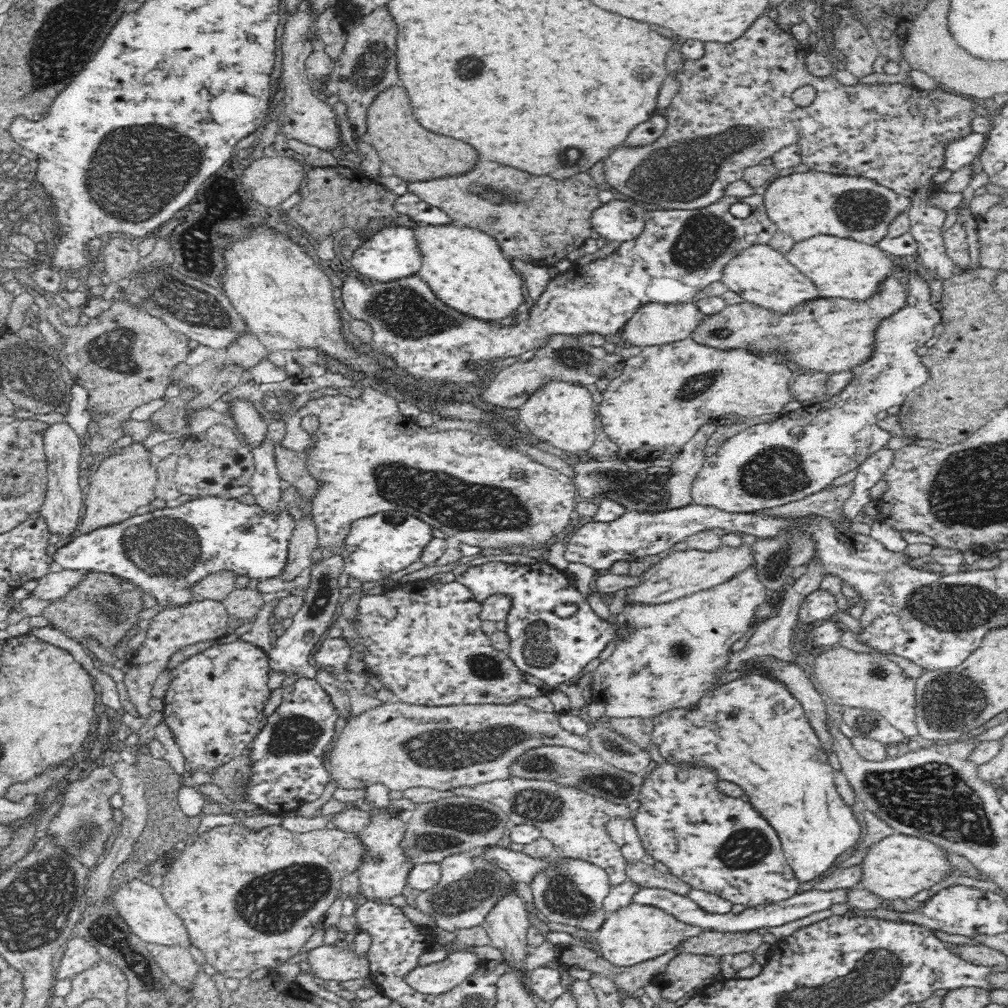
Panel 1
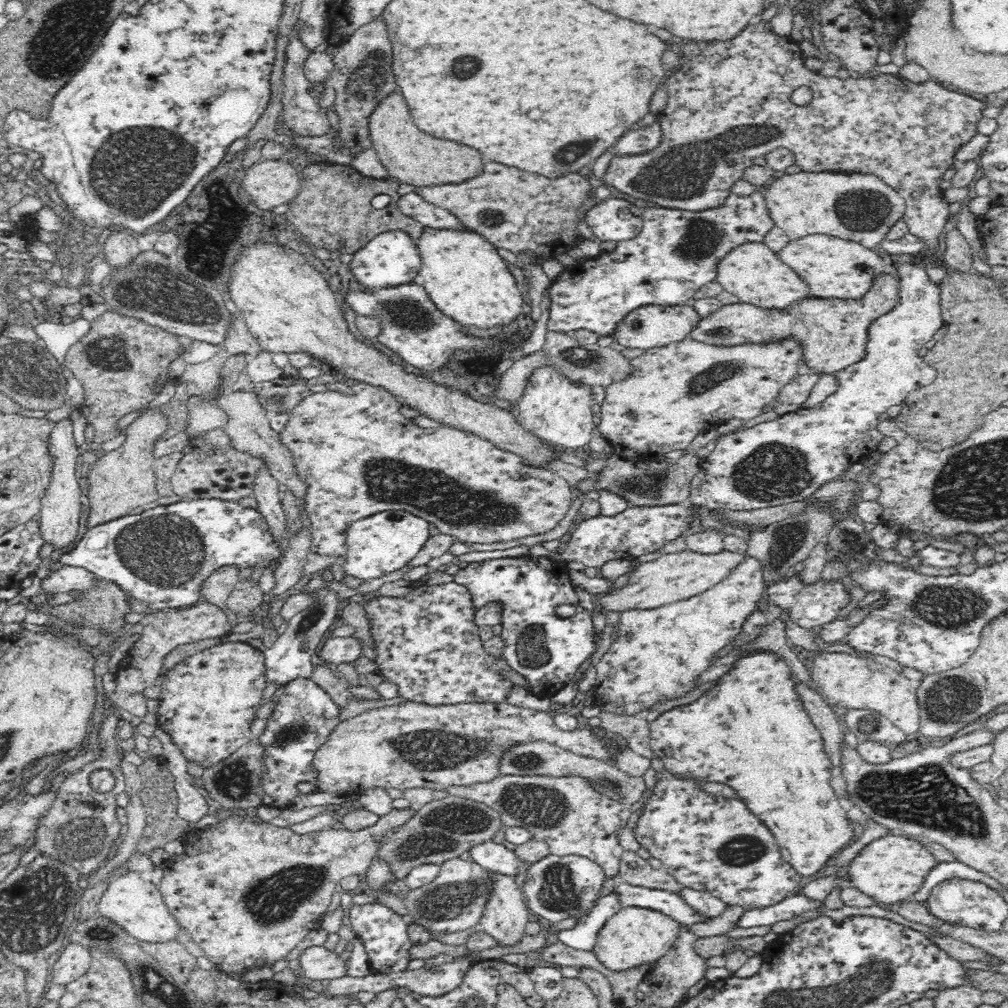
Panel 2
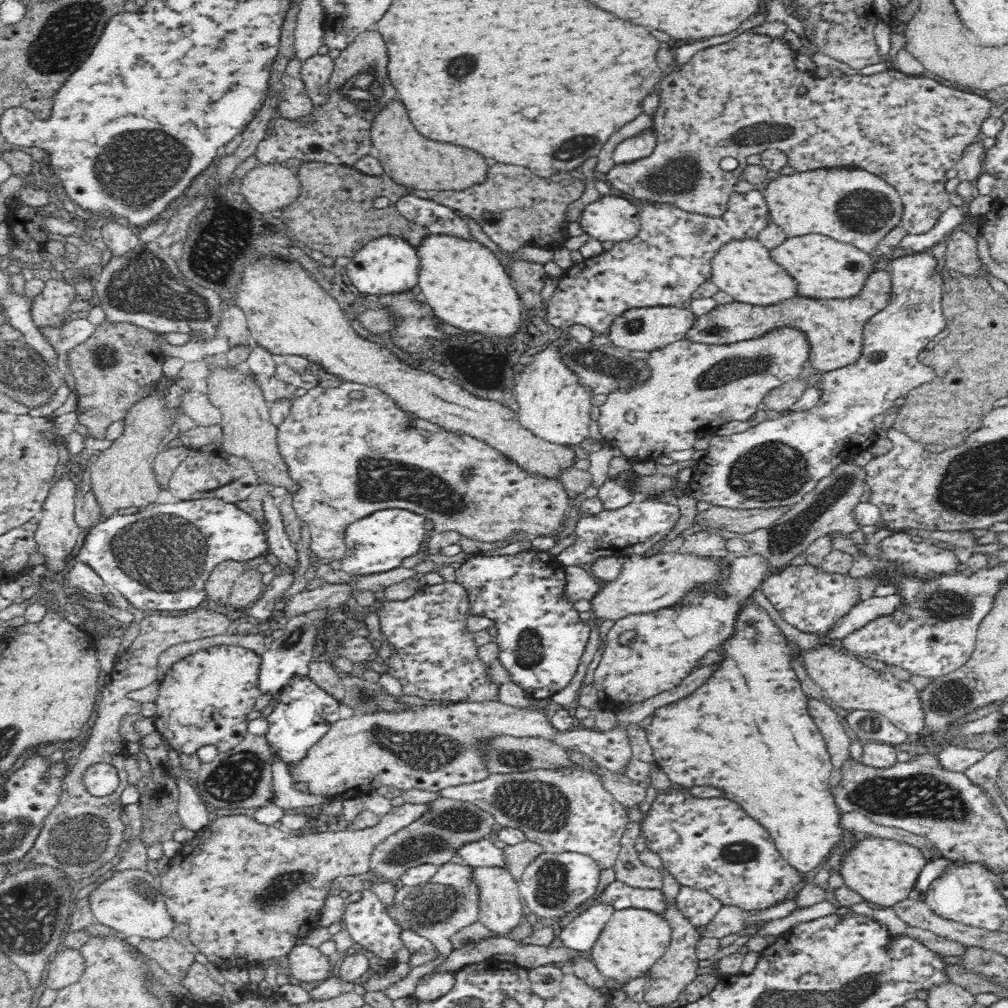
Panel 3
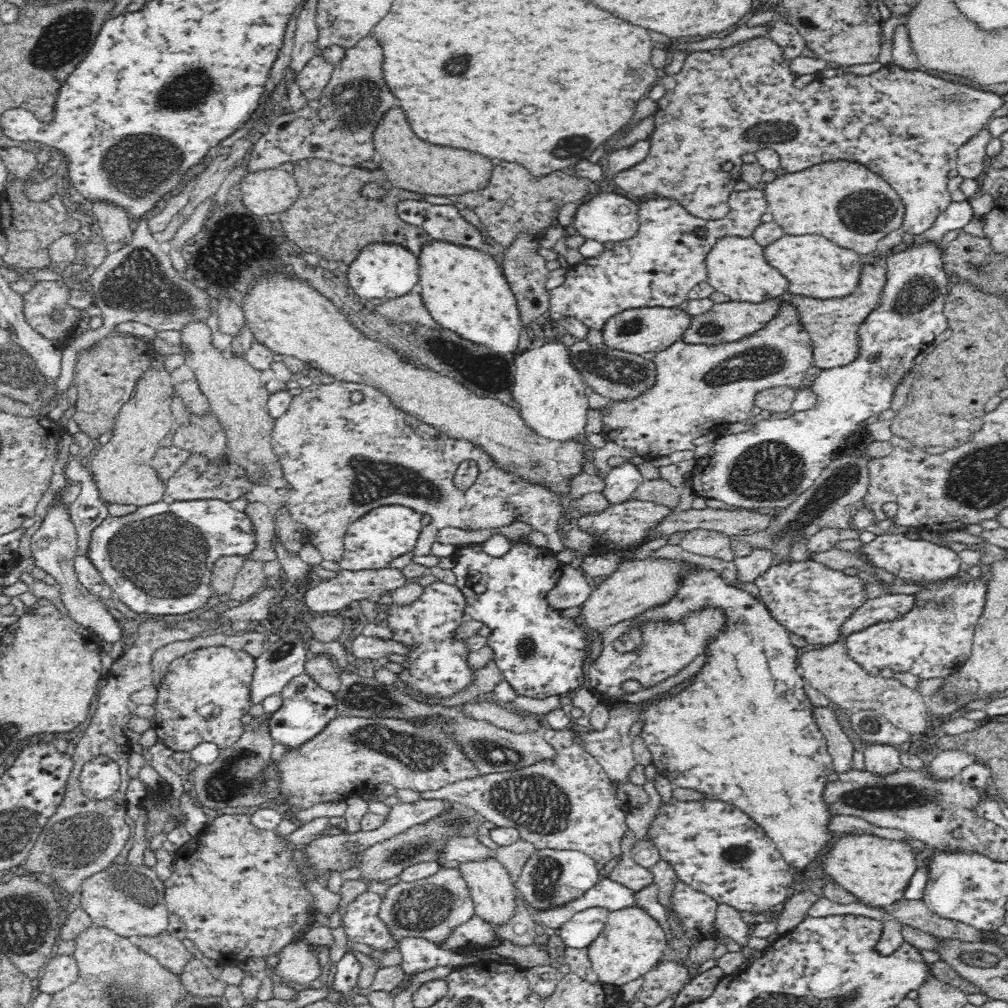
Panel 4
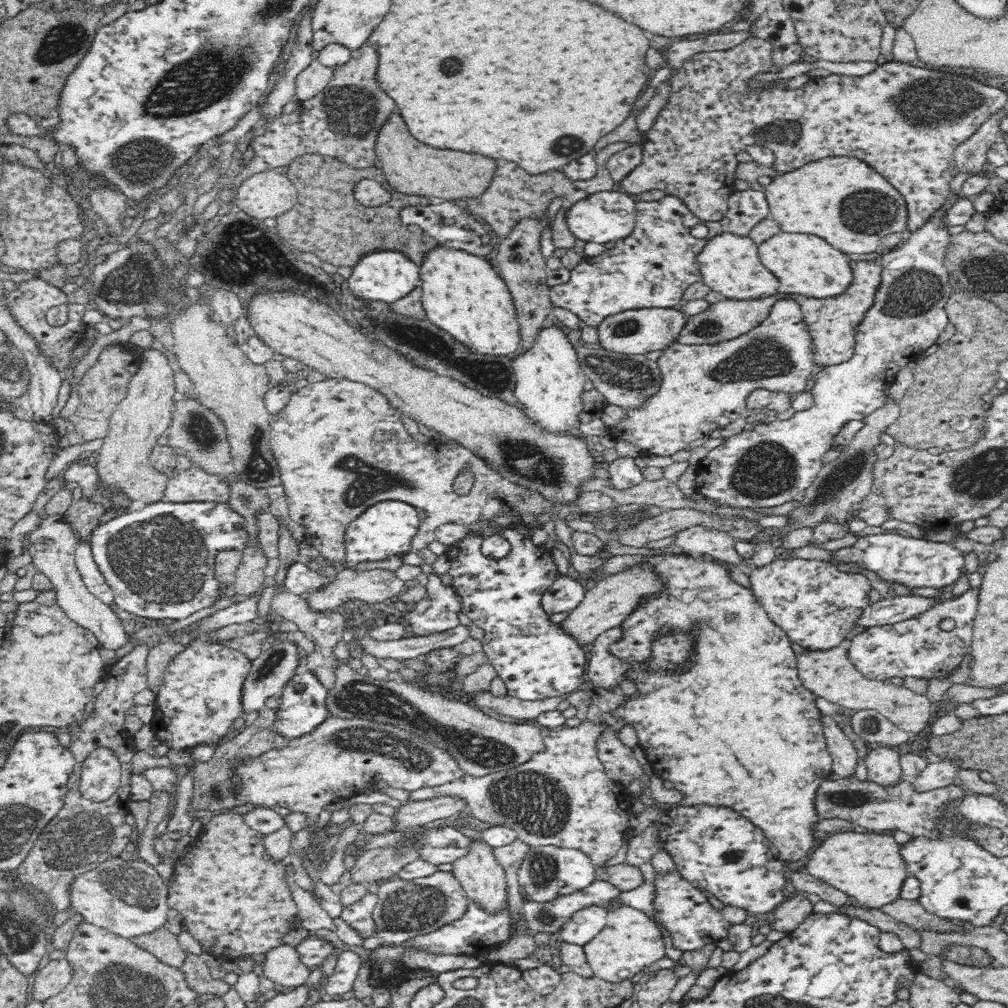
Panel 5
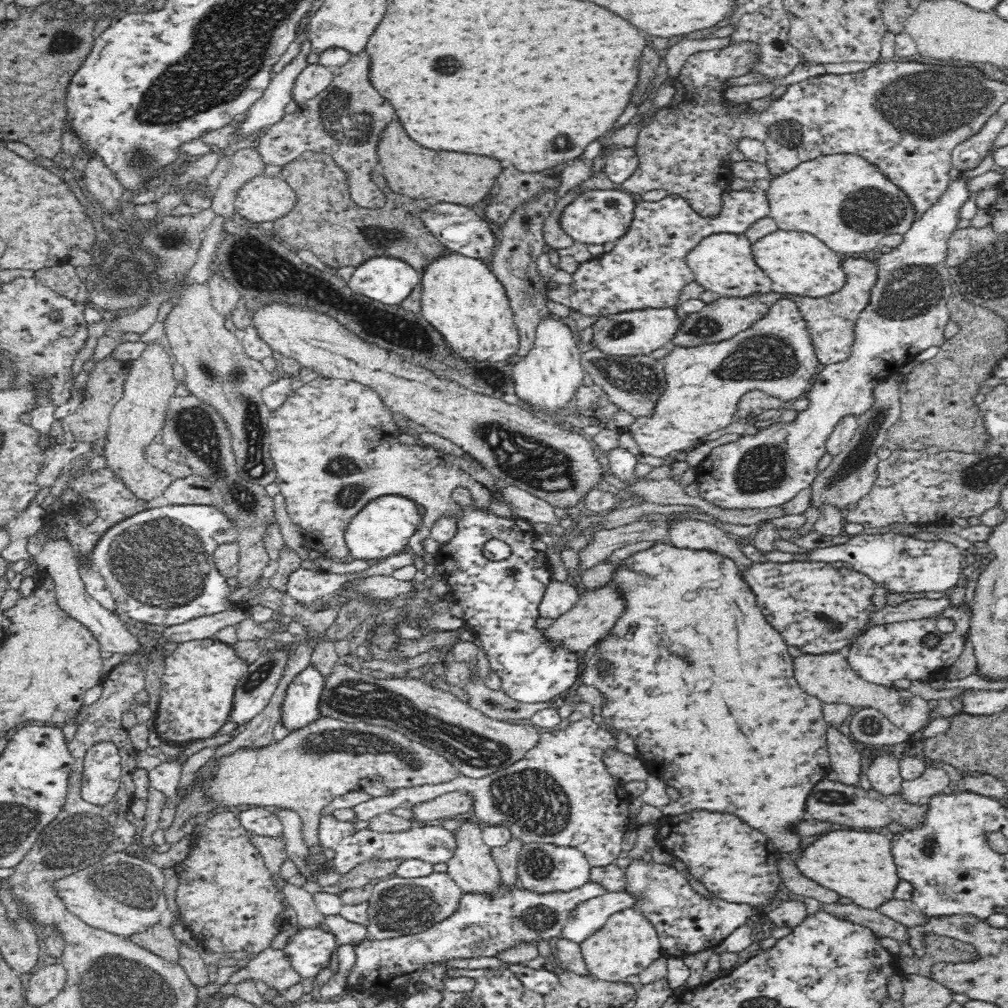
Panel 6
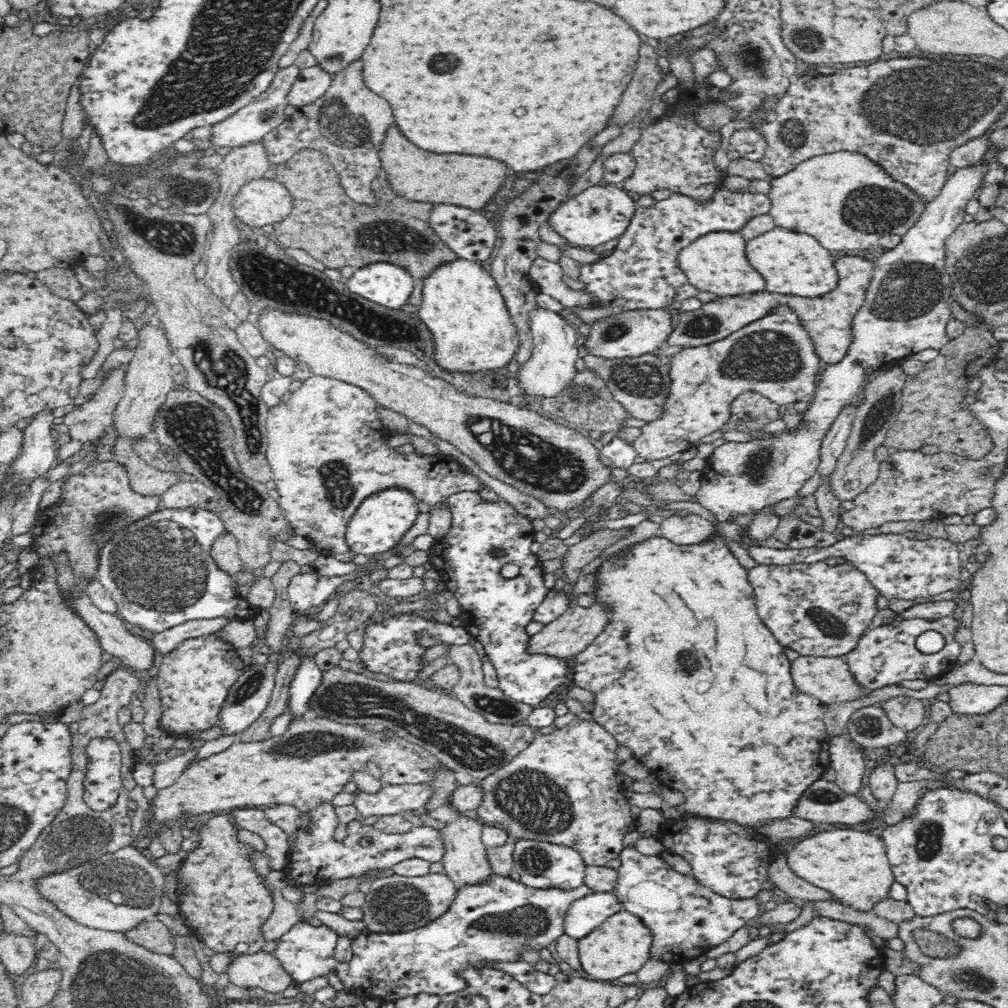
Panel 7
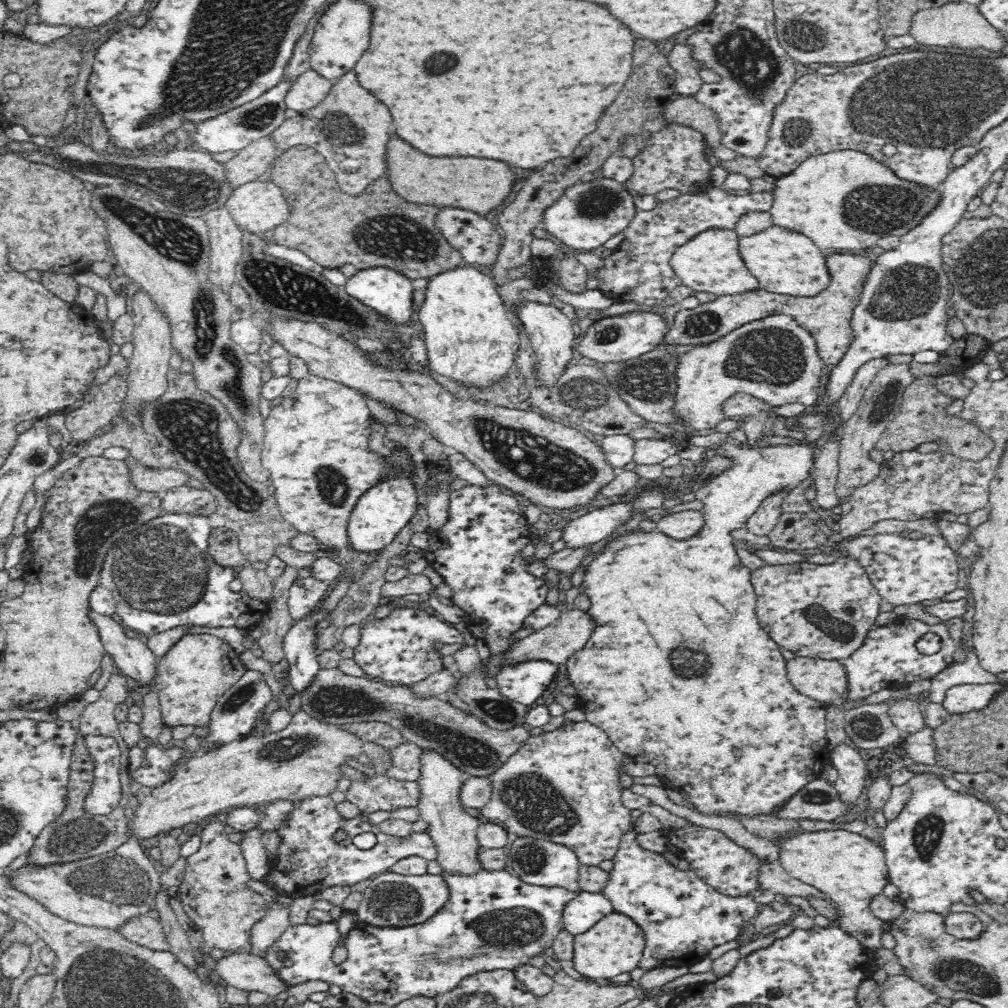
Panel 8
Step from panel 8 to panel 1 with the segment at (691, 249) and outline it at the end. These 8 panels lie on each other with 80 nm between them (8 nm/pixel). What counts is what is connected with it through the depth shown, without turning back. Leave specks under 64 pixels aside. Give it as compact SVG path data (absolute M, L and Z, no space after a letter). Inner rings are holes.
M755 245L734 258L722 272L722 280L729 290L738 293L744 300L780 314L792 312L796 306L822 298L818 286L806 278L785 254L770 245Z

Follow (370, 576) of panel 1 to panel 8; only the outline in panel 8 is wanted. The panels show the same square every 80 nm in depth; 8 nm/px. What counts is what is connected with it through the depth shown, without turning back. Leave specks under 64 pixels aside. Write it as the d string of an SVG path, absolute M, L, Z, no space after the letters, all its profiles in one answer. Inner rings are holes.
M386 480L378 486L370 488L364 496L356 502L354 510L347 524L347 533L350 544L358 552L378 552L384 550L394 538L400 534L402 528L410 524L418 508L416 490L407 480Z

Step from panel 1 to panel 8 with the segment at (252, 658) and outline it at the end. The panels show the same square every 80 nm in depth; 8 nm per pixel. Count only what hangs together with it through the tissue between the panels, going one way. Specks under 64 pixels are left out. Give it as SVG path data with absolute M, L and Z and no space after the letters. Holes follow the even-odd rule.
M210 634L184 636L173 650L158 658L156 670L152 686L158 693L162 721L170 729L174 726L210 727L216 702L246 671L235 649Z

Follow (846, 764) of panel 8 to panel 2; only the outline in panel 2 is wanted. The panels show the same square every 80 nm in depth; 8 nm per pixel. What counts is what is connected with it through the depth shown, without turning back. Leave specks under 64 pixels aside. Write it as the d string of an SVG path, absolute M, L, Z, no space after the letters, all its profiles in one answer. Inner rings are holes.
M795 676L793 684L795 684L795 690L801 698L811 722L822 736L823 747L830 762L834 767L843 767L840 743L844 741L845 730L838 722L834 711L830 709L830 703L821 695L819 690Z

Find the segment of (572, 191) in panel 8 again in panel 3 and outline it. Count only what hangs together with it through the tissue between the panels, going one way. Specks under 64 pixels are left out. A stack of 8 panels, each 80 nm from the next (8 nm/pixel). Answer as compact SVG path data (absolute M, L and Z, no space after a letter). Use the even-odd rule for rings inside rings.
M604 195L588 204L579 223L591 238L600 241L623 242L638 235L641 227L638 208L618 195Z

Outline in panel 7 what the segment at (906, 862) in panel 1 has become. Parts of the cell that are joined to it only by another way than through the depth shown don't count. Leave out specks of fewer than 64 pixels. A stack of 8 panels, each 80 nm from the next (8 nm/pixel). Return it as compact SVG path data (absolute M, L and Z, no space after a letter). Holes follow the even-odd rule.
M832 829L817 832L814 836L808 836L796 840L790 849L785 851L786 859L797 876L834 894L834 900L842 904L848 904L860 911L873 909L882 899L888 898L888 892L894 884L893 867L887 855L885 839L870 831L862 832L852 829Z

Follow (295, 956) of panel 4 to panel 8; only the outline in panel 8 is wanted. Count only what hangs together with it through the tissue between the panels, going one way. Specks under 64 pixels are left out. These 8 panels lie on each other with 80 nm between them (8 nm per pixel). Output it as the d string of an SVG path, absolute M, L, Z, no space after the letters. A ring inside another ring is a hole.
M198 952L195 956L196 960L208 966L209 972L216 972L224 982L236 988L245 991L258 990L268 994L270 998L288 988L286 981L276 973L266 956L262 958L258 952L229 952L220 960Z

